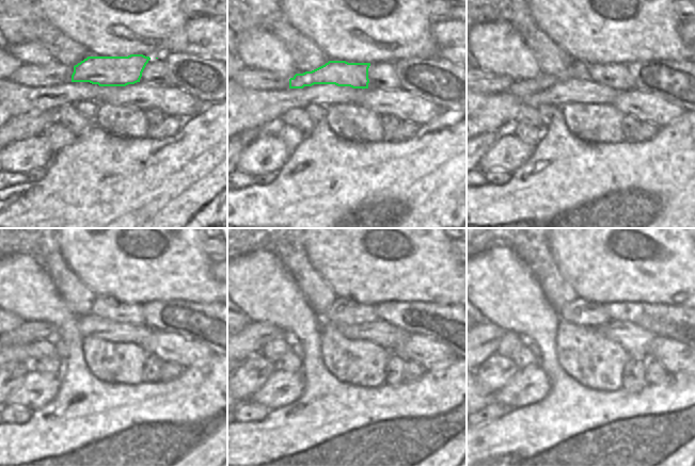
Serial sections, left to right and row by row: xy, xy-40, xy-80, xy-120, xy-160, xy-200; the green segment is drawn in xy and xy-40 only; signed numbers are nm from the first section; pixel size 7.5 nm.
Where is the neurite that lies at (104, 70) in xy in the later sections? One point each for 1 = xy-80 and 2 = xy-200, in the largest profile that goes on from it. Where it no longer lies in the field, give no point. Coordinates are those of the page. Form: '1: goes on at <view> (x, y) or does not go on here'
1: goes on at xy-80 (520, 87)
2: goes on at xy-200 (488, 336)

